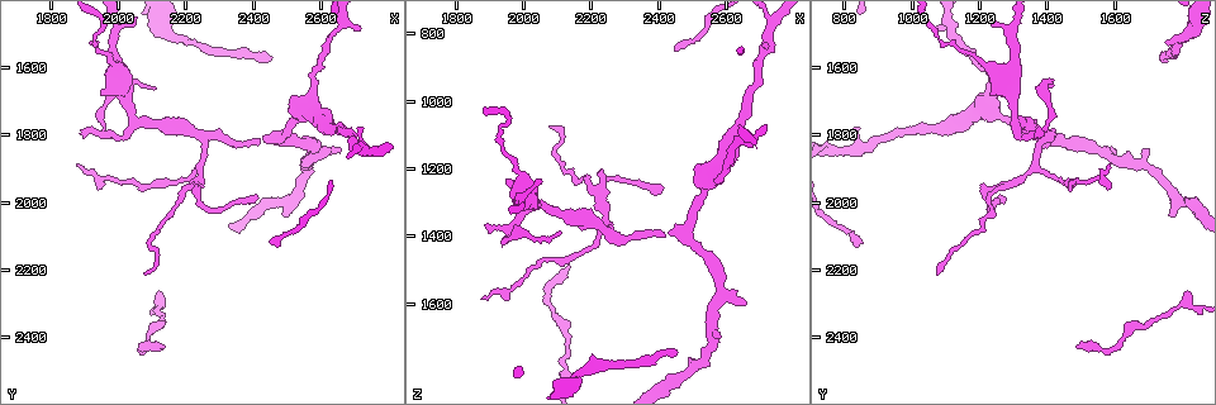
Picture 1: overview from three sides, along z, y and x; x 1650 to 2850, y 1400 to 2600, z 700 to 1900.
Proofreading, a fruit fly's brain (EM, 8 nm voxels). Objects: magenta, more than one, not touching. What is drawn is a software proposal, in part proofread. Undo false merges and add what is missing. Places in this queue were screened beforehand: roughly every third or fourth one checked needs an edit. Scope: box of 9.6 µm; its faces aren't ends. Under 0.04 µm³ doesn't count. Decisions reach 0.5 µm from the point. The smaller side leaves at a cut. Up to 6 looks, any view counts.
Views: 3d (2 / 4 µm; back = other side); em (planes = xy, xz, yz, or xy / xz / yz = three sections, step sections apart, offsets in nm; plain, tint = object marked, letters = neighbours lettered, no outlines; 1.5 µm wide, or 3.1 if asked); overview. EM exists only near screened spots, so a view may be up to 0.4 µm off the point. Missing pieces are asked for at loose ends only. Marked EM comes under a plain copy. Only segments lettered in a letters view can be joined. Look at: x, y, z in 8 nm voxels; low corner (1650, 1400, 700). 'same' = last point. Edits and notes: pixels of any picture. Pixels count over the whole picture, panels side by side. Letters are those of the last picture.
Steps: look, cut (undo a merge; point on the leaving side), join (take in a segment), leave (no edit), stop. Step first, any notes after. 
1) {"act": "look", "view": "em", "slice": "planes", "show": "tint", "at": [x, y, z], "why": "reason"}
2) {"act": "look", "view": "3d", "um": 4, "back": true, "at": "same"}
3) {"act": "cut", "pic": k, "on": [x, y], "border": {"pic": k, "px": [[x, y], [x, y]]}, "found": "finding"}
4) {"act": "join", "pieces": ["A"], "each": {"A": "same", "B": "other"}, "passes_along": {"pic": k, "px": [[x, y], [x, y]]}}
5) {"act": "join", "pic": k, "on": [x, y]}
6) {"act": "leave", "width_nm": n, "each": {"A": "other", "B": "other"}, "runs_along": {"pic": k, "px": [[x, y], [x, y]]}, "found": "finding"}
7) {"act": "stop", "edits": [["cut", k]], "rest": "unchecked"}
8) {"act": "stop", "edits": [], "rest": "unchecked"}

{"act": "look", "view": "3d", "um": 4, "at": [2410, 1980, 1270], "why": "tapers out"}

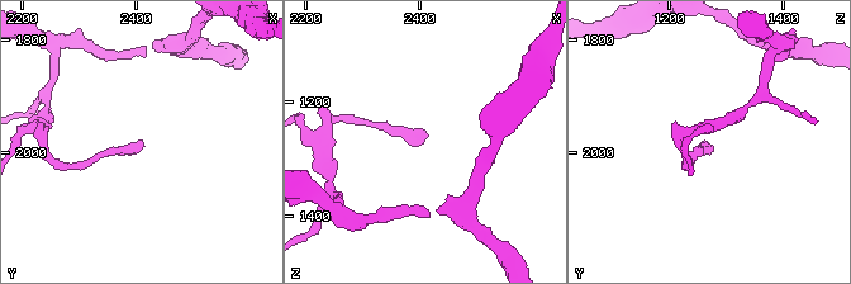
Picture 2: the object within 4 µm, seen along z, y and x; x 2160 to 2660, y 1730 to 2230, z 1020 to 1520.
{"act": "look", "view": "em", "slice": "planes", "show": "letters", "at": [2415, 1990, 1260]}

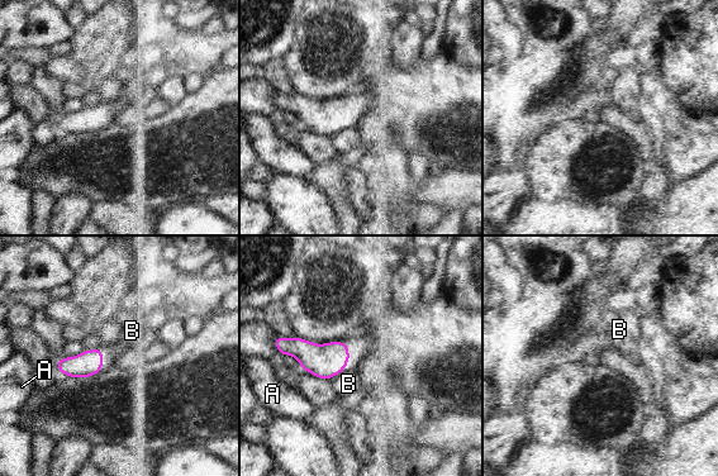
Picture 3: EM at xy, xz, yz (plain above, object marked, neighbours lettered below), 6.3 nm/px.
{"act": "leave", "each": {"A": "other", "B": "other"}, "border": {"pic": 3, "px": [[348, 361], [338, 374], [328, 379]]}, "found": "none of them fits"}

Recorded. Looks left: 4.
{"act": "look", "view": "3d", "um": 4, "at": [2100, 1670, 1390], "why": "branch stops here"}

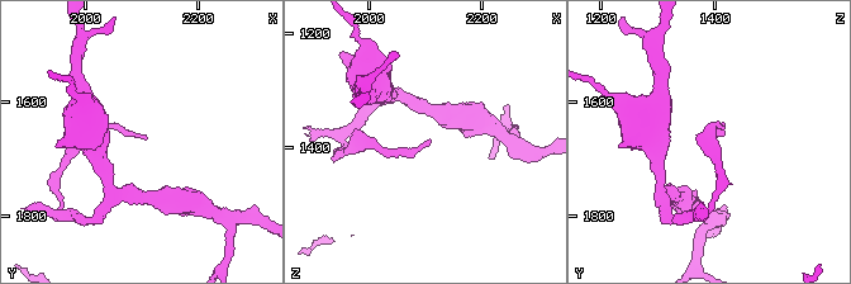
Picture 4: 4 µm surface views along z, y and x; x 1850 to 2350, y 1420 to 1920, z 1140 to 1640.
{"act": "look", "view": "em", "slice": "planes", "show": "letters", "at": [2115, 1670, 1385]}

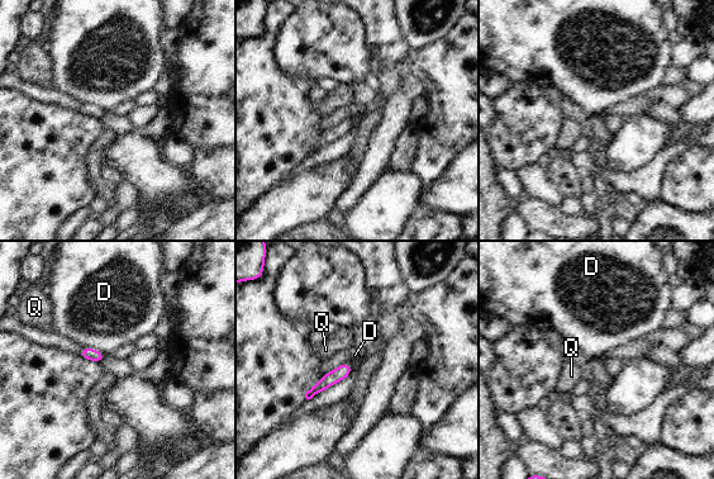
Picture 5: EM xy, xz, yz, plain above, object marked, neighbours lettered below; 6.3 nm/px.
{"act": "leave", "width_nm": 80, "each": {"D": "other", "Q": "other"}, "runs_along": {"pic": 5, "px": [[348, 368], [328, 379], [309, 394]]}, "found": "no lettered segment goes on from it"}

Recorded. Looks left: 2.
{"act": "look", "view": "em", "slice": "planes", "show": "letters", "at": [1980, 1580, 1190], "why": "calibre changes"}

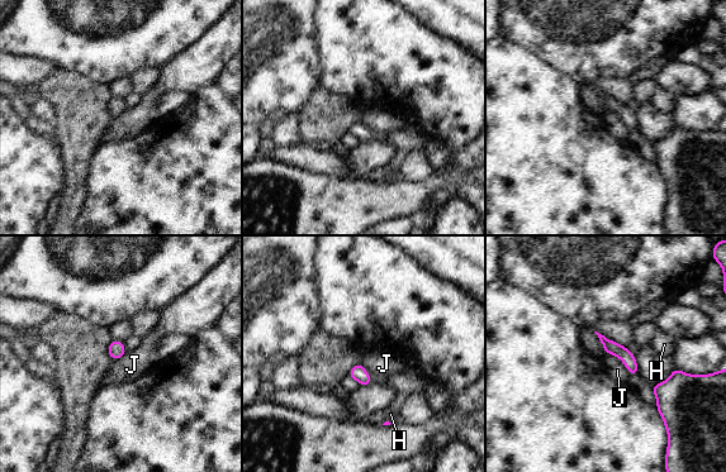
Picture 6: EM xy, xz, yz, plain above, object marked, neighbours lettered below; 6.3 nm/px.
{"act": "leave", "width_nm": 90, "each": {"H": "other", "J": "other"}, "runs_along": {"pic": 6, "px": [[604, 342], [617, 349], [635, 371]]}, "found": "continuous, no second neuron"}

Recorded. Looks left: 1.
{"act": "stop", "edits": [], "rest": "unchecked"}

